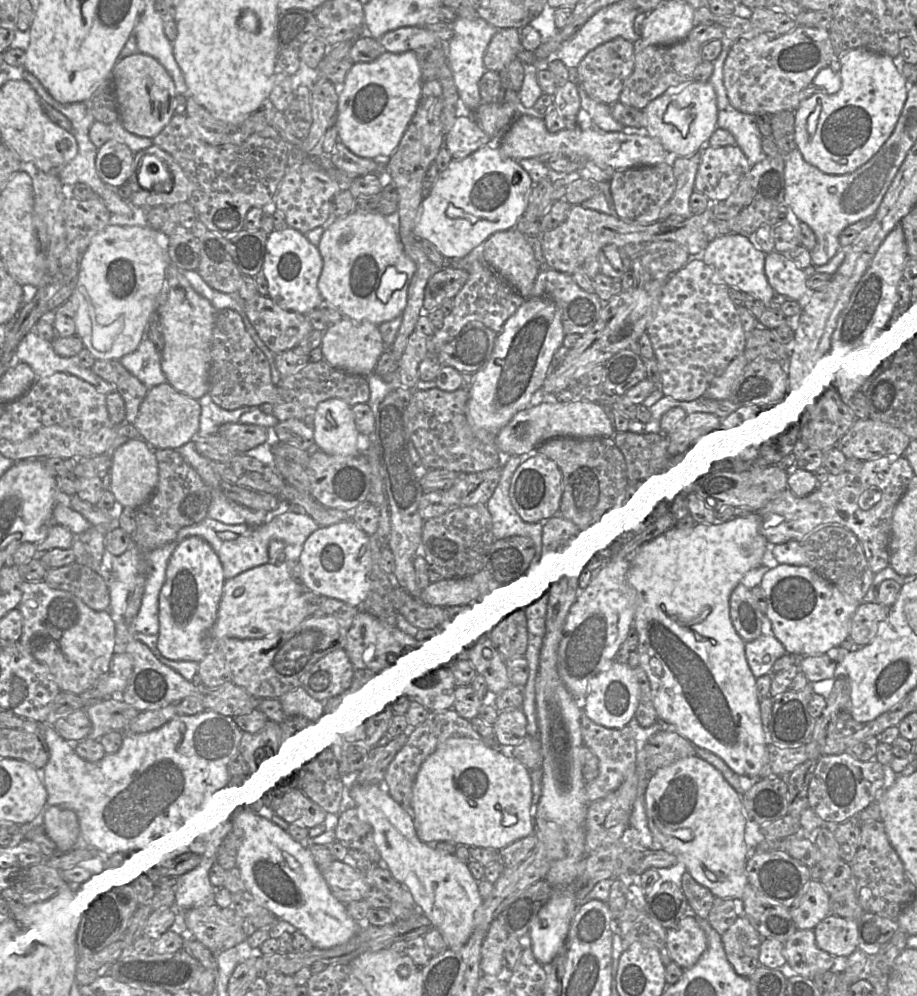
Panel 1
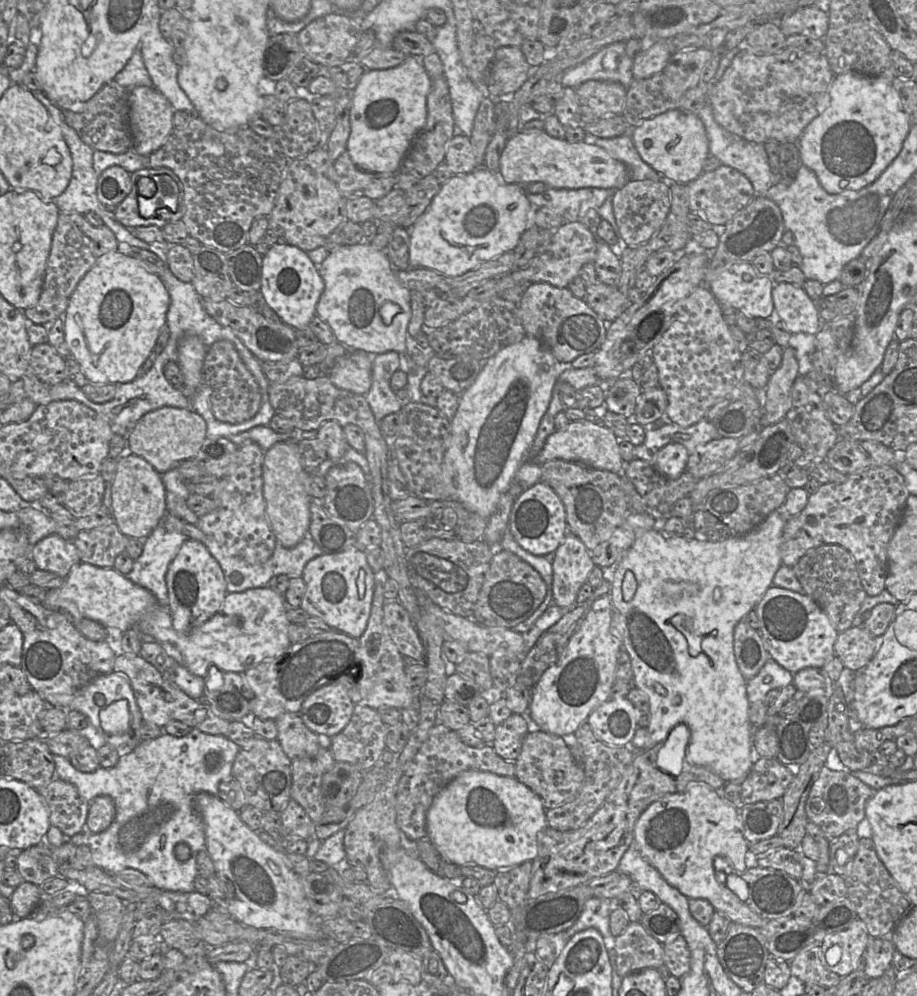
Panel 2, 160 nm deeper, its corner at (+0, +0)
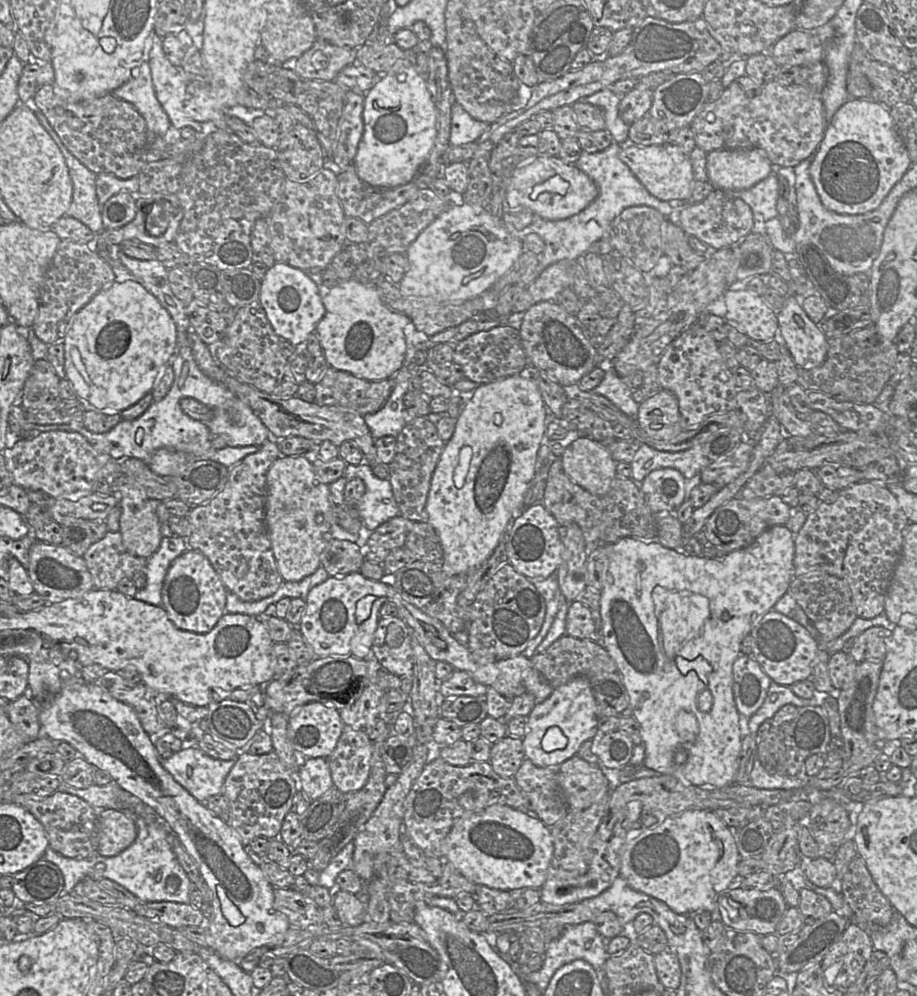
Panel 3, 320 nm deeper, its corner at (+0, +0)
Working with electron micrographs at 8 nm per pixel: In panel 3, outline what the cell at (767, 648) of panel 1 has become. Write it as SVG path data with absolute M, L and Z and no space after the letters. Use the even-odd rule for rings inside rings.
M771 681L768 696L759 710L748 719L750 734L756 736L759 727L766 720L772 719L784 705L792 704L798 708L808 705L823 705L824 696L816 693L814 698L803 699L796 696L790 687Z

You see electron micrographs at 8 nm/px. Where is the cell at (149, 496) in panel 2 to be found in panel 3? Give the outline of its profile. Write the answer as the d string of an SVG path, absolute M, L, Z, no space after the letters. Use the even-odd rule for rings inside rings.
M122 485L113 495L121 509L119 530L124 546L133 555L148 558L157 550L162 538L161 523L154 505L154 502L161 501L148 499L136 486Z

